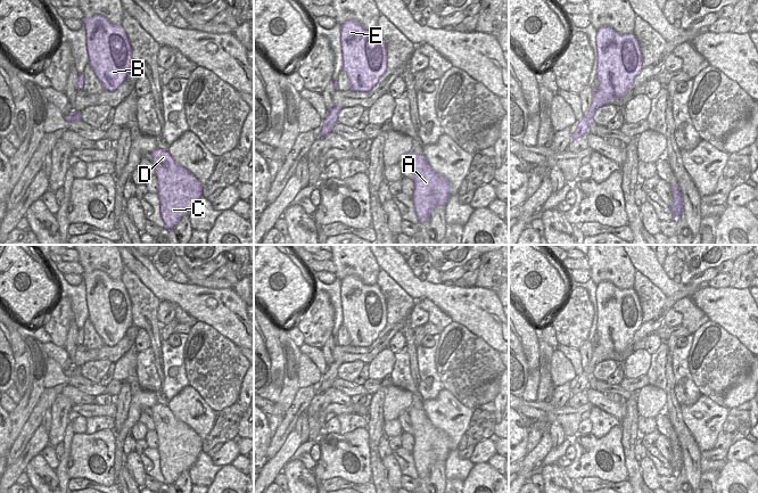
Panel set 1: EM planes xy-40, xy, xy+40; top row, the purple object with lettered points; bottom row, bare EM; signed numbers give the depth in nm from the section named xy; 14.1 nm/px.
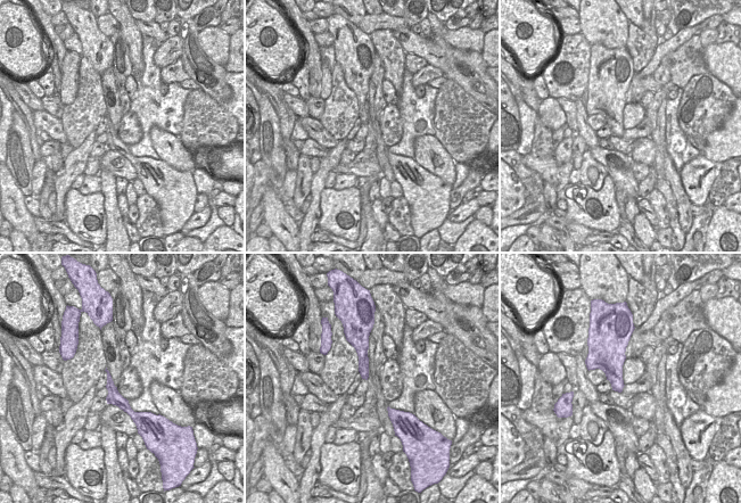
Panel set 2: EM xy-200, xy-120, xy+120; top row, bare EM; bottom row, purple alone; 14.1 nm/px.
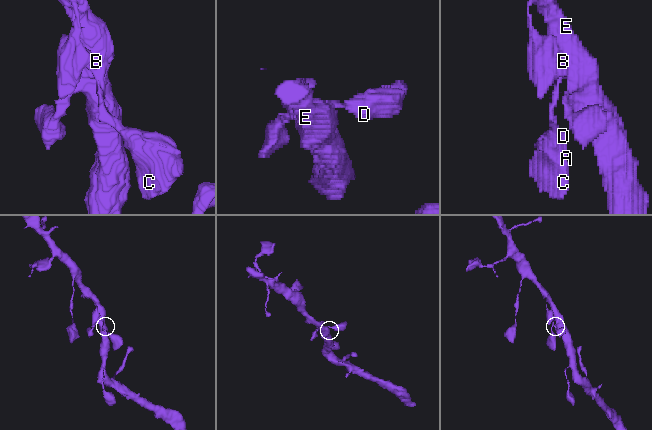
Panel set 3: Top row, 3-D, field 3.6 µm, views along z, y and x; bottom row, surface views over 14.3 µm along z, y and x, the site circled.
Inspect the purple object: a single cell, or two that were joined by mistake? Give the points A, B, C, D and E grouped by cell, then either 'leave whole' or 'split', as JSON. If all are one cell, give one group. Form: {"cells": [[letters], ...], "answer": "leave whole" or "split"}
{"cells": [["A", "B", "C", "D", "E"]], "answer": "leave whole"}

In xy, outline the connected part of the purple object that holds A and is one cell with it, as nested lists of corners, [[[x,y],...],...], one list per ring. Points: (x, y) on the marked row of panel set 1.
[[[407,154],[413,173],[413,204],[420,224],[430,221],[430,213],[437,206],[445,206],[451,196],[451,184],[436,173],[425,155]]]

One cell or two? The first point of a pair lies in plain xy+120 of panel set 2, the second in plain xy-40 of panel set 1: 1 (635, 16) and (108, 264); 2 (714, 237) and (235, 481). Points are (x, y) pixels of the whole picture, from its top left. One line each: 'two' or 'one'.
1: two
2: one

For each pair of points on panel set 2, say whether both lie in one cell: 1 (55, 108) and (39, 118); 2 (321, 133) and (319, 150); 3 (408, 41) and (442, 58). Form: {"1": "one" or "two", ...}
{"1": "two", "2": "two", "3": "one"}

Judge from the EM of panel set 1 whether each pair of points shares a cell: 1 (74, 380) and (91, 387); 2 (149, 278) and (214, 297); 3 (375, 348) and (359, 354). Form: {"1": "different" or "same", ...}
{"1": "same", "2": "same", "3": "same"}

